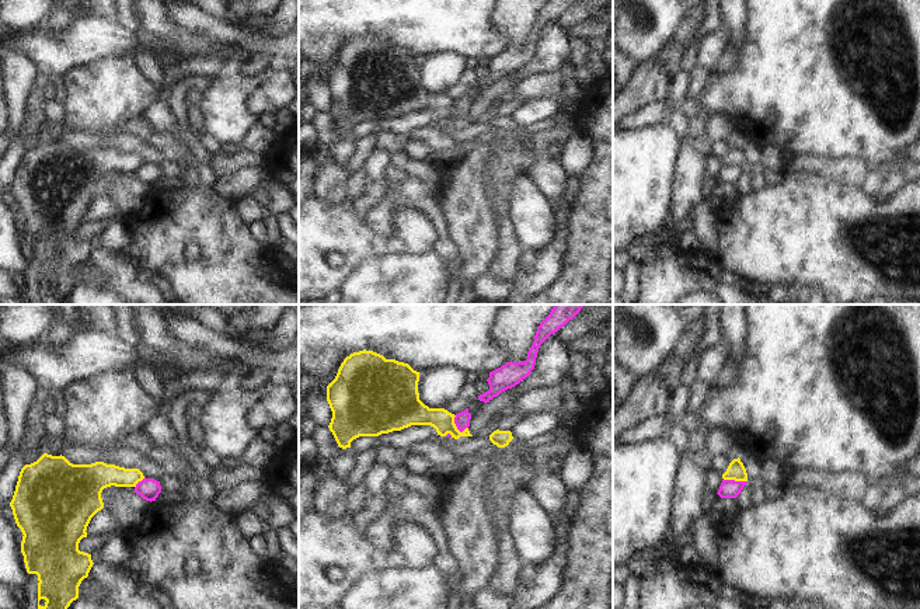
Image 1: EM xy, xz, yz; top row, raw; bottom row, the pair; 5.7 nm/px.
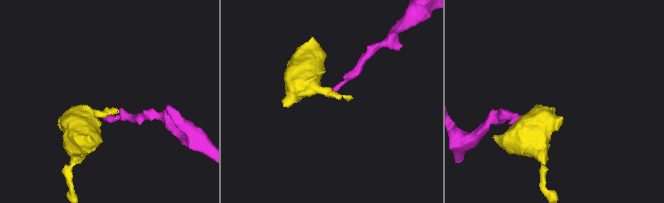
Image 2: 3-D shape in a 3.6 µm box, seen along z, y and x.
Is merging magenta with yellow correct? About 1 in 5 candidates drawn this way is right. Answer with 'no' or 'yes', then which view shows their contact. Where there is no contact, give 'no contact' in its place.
no; meets magenta in xz

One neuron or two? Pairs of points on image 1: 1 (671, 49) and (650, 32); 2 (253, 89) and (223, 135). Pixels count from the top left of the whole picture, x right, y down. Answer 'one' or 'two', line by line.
1: two
2: one

